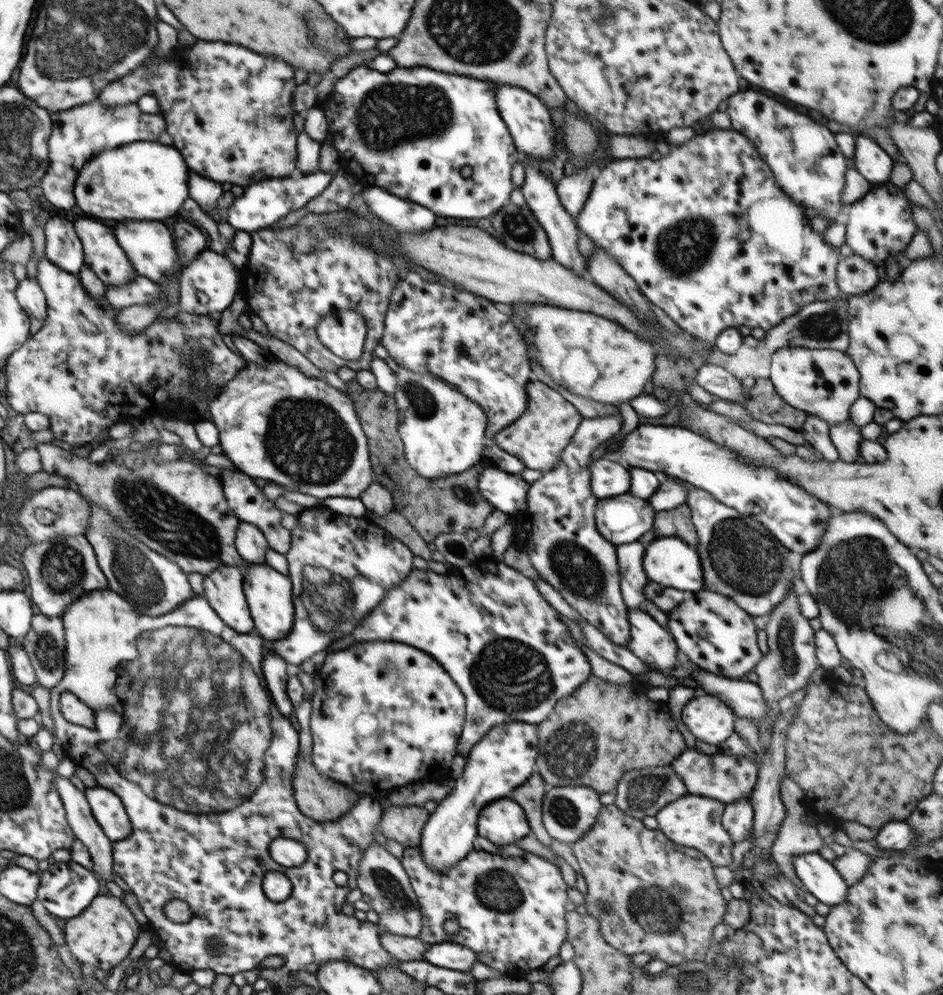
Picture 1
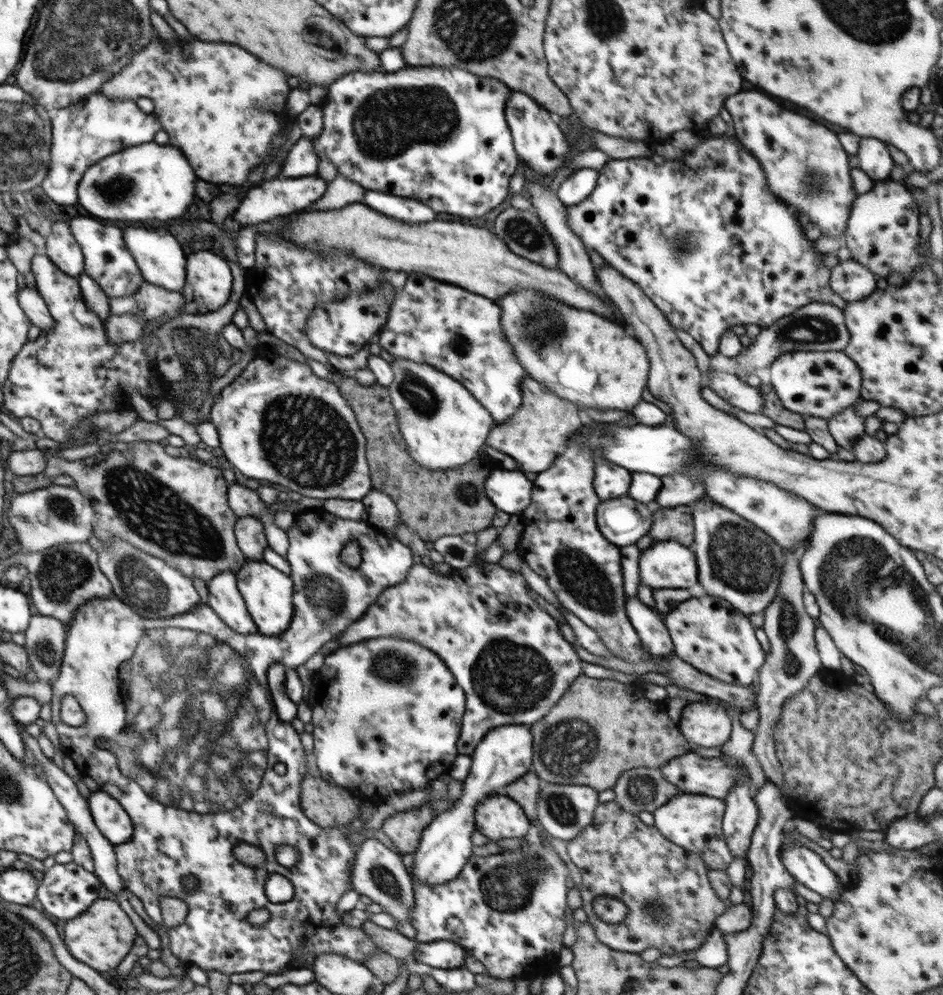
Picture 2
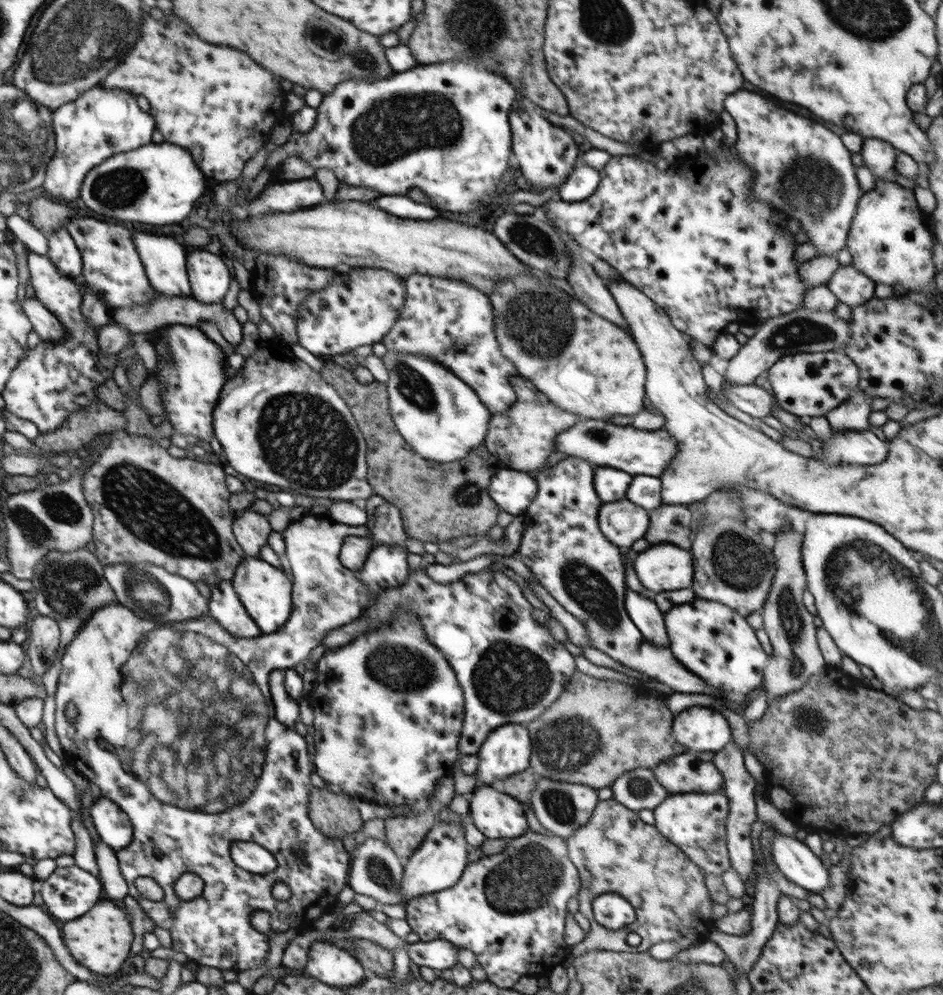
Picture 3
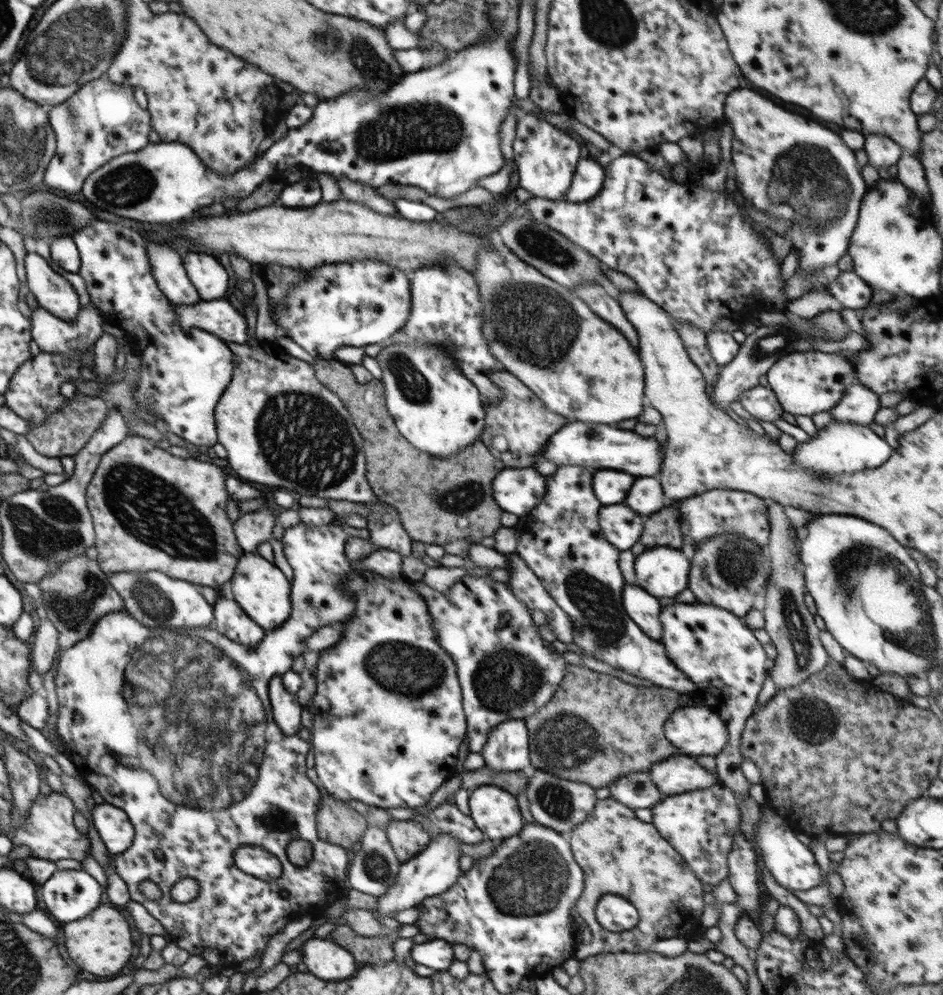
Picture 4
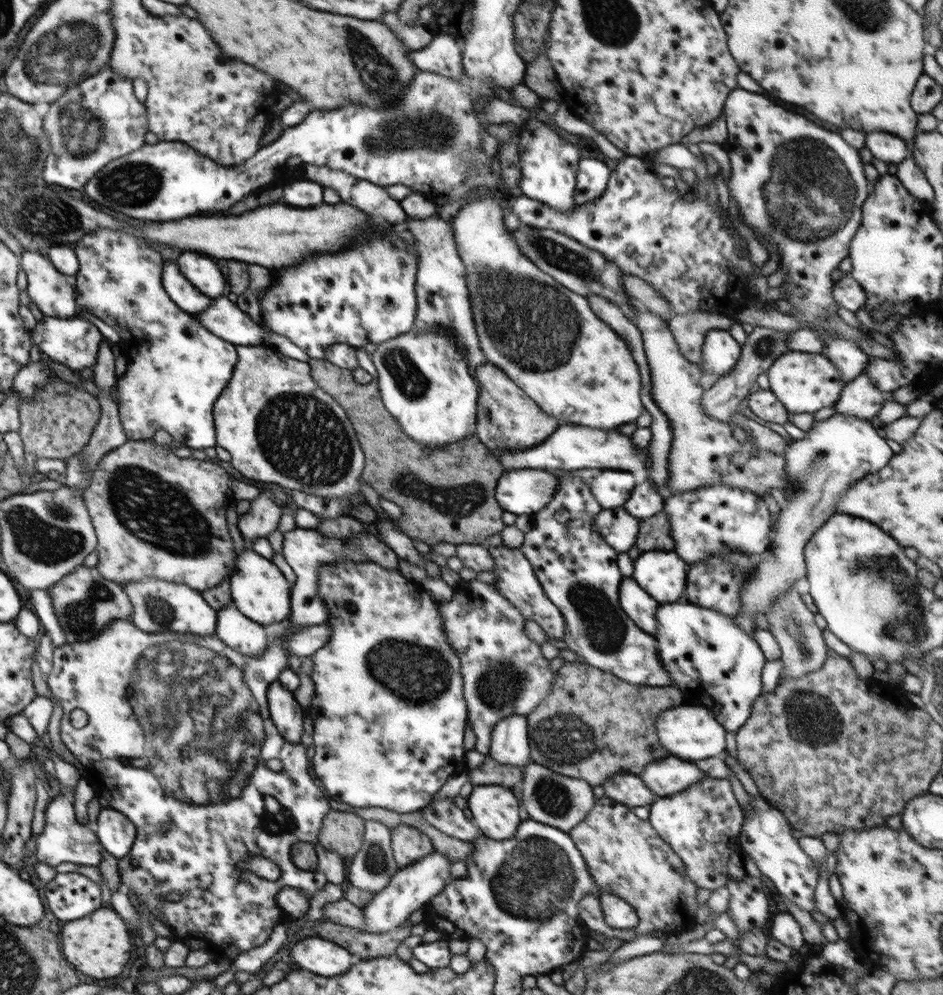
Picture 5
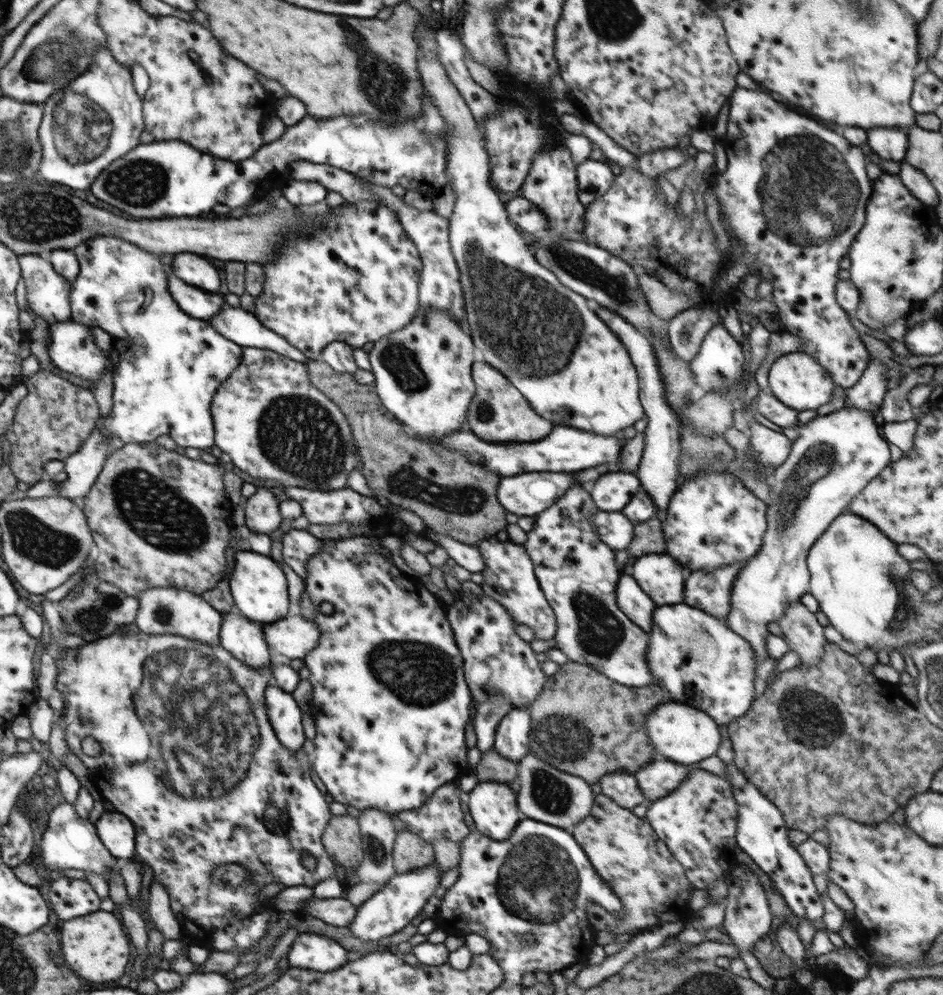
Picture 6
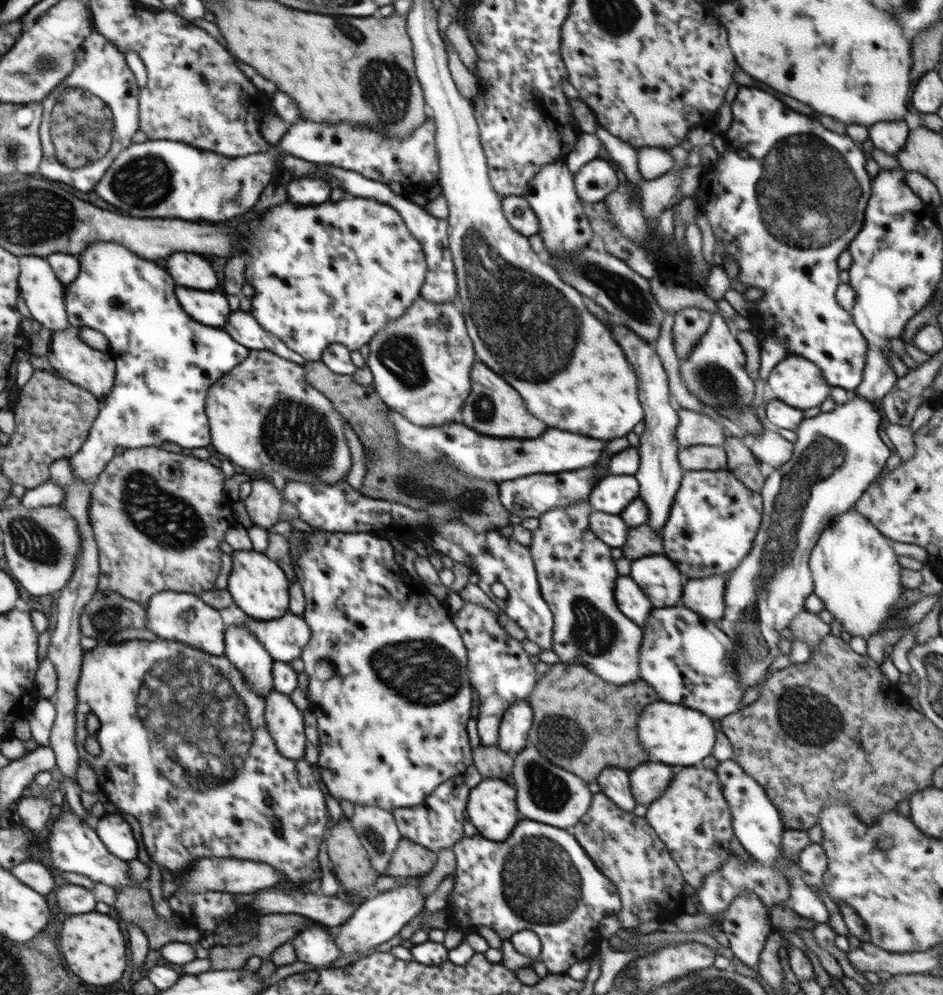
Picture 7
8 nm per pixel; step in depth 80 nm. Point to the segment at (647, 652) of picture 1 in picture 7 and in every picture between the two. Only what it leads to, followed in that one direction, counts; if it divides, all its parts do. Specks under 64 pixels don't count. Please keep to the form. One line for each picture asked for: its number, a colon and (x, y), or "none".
2: (657, 642)
3: (643, 611)
4: (644, 610)
5: (639, 607)
6: (634, 604)
7: (631, 601)

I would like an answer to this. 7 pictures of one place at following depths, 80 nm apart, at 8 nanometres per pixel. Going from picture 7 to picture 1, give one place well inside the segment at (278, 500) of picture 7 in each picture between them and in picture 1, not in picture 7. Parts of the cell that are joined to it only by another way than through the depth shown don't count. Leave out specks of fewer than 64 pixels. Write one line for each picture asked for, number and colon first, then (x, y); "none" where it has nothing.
1: (251, 543)
2: (250, 536)
3: (252, 529)
4: (251, 528)
5: (261, 519)
6: (262, 515)

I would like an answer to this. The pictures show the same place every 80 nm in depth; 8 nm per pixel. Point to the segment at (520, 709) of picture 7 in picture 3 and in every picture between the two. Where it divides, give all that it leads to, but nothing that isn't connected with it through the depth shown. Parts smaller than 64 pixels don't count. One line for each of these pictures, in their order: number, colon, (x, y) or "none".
3: (506, 750)
4: (508, 746)
5: (510, 742)
6: (511, 739)

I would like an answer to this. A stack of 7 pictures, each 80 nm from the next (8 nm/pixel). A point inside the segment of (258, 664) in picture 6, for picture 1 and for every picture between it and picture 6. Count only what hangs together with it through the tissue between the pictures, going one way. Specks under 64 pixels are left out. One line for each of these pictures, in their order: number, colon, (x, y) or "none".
1: (223, 588)
2: (224, 597)
3: (225, 607)
4: (229, 619)
5: (235, 630)

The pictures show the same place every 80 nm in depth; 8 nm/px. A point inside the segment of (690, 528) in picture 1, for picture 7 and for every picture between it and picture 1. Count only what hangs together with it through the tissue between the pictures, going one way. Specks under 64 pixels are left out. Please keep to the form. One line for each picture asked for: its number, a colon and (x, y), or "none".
2: (676, 524)
3: (668, 523)
4: (662, 528)
5: (653, 534)
6: (648, 538)
7: (643, 540)

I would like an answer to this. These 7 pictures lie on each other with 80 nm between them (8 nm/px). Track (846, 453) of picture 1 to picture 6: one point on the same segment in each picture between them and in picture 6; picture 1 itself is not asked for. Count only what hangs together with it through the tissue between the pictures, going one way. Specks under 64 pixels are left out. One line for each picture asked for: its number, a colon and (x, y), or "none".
2: (847, 426)
3: (852, 415)
4: (859, 405)
5: (860, 398)
6: (868, 394)

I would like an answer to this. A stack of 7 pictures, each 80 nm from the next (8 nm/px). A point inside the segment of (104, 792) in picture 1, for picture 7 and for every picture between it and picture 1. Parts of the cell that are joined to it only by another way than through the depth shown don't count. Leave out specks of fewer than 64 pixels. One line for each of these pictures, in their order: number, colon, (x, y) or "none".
2: (111, 819)
3: (114, 827)
4: (117, 833)
5: (116, 833)
6: (117, 832)
7: (114, 831)

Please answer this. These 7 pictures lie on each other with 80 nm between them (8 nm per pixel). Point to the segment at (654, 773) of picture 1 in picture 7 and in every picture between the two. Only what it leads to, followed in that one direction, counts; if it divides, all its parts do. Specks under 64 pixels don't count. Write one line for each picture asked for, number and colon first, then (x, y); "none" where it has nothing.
2: (641, 789)
3: (638, 789)
4: (636, 790)
5: (627, 789)
6: (622, 788)
7: (614, 782)

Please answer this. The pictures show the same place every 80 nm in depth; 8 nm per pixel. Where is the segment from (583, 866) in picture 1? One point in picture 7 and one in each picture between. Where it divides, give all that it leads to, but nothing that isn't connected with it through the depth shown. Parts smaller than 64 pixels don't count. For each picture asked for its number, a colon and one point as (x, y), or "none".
2: (671, 906)
3: (616, 852)
4: (619, 854)
5: (625, 856)
6: (625, 851)
7: (624, 848)

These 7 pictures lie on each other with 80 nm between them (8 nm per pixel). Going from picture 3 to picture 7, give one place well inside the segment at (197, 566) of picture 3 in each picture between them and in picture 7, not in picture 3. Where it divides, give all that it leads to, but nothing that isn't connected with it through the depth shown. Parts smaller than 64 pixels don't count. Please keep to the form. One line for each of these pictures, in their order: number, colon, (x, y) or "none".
4: (182, 529)
5: (180, 534)
6: (143, 539)
7: (145, 547)

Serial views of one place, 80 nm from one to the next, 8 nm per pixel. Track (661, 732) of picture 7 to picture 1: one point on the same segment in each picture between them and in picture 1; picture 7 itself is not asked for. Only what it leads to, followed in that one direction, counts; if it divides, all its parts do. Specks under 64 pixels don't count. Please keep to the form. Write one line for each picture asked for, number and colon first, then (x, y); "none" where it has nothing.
1: (709, 719)
2: (707, 724)
3: (700, 728)
4: (695, 730)
5: (691, 733)
6: (680, 733)

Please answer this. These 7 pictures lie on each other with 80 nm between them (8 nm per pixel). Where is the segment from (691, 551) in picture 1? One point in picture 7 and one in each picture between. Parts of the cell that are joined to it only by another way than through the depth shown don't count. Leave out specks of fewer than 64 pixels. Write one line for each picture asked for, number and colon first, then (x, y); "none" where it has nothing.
2: (665, 564)
3: (662, 567)
4: (662, 571)
5: (663, 574)
6: (662, 577)
7: (657, 575)

